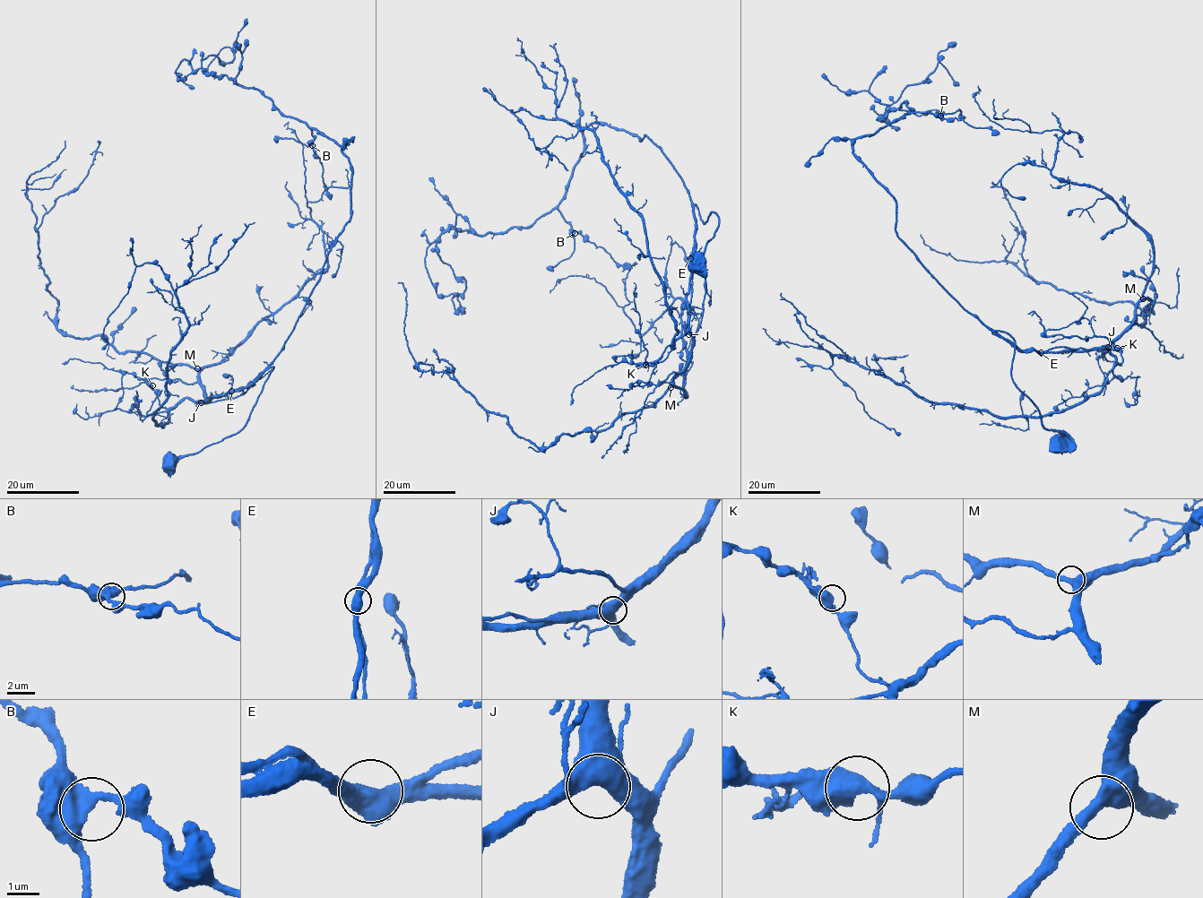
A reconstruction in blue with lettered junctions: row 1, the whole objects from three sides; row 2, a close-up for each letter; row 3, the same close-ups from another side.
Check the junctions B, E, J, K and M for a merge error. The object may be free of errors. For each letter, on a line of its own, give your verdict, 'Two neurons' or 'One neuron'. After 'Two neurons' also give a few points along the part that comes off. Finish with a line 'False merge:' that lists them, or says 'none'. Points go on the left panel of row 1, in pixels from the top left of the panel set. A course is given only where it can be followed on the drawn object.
B: One neuron
E: One neuron
J: One neuron
K: One neuron
M: One neuron
False merge: none

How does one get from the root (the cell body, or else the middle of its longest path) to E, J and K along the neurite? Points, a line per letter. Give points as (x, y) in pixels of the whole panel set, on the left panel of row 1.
E: (169, 462), (164, 460), (201, 451), (243, 428), (272, 366), (240, 390), (231, 391)
J: (169, 462), (164, 460), (201, 451), (243, 428), (272, 366), (240, 390), (201, 402)
K: (169, 462), (243, 428), (273, 369), (237, 392), (168, 409), (152, 385)

